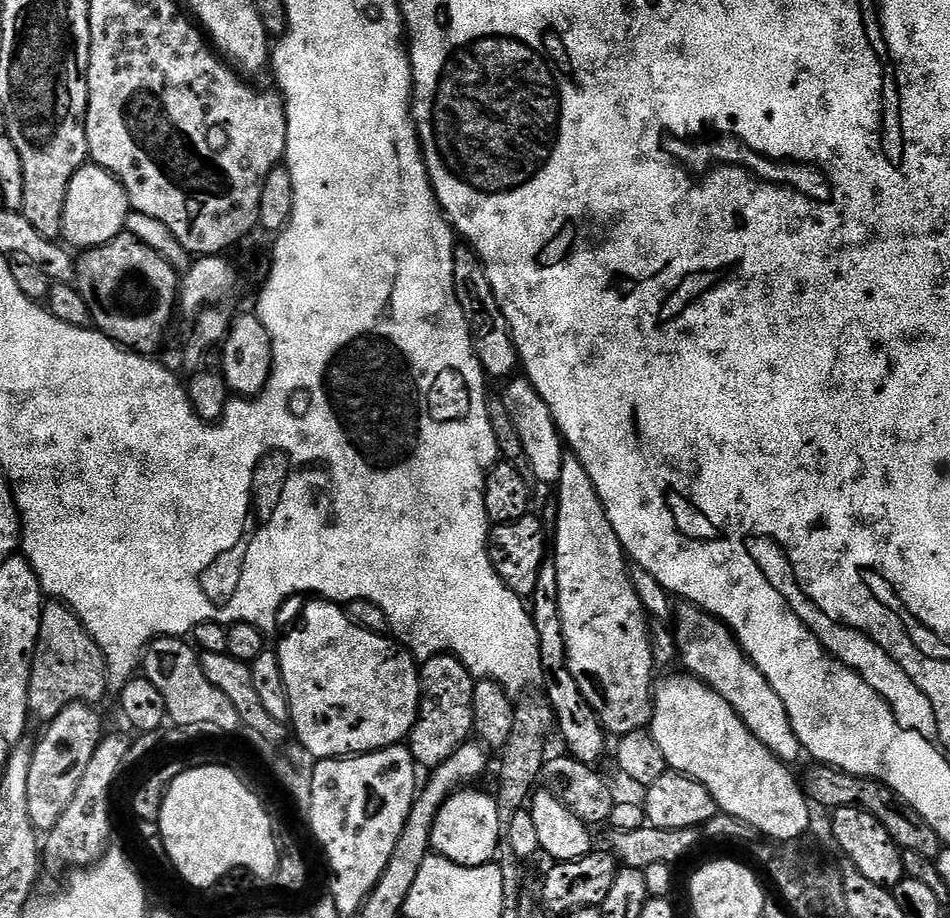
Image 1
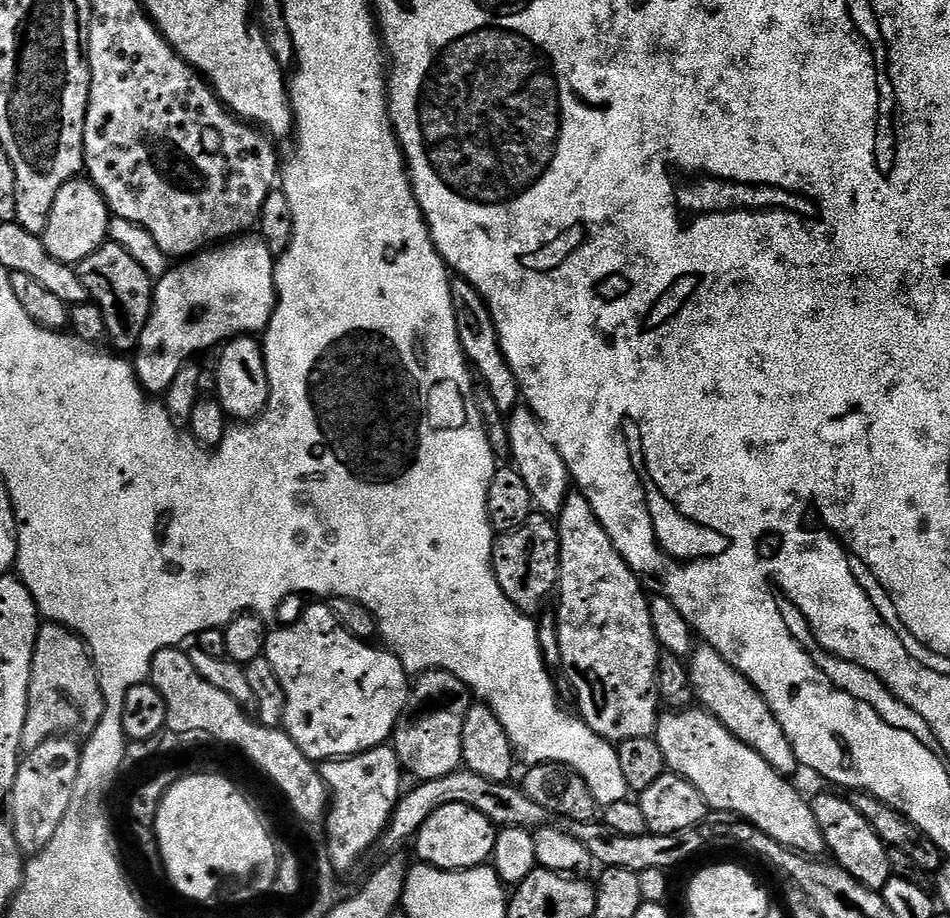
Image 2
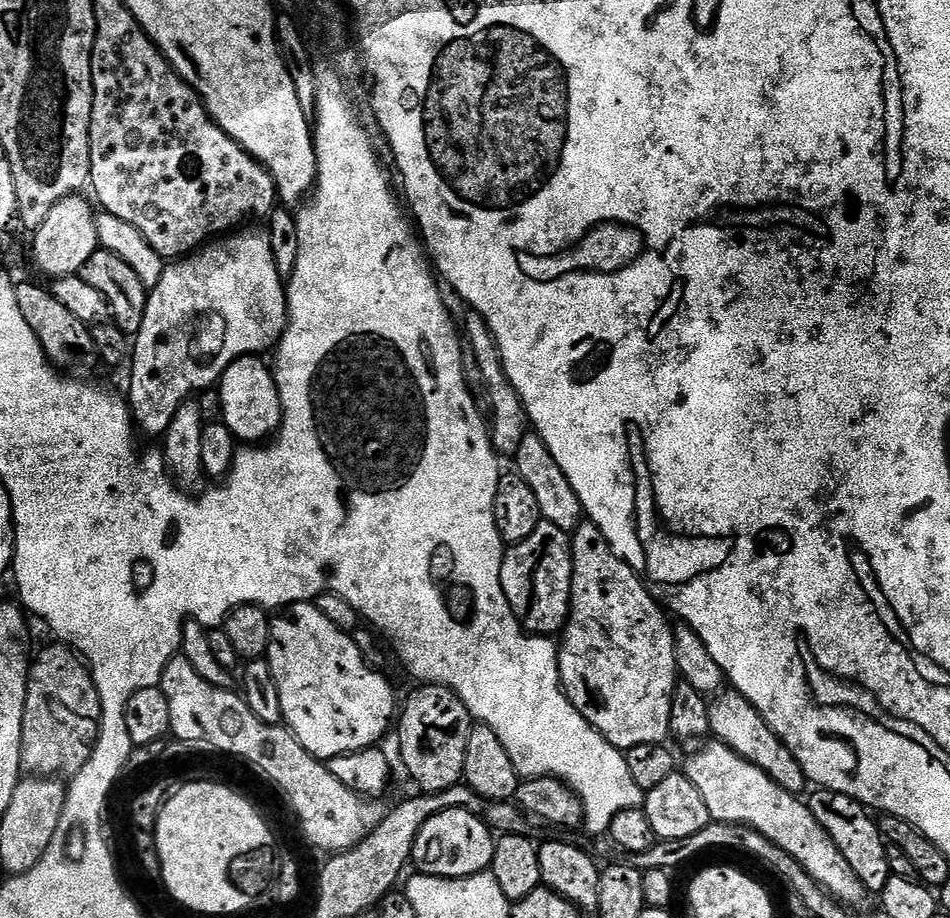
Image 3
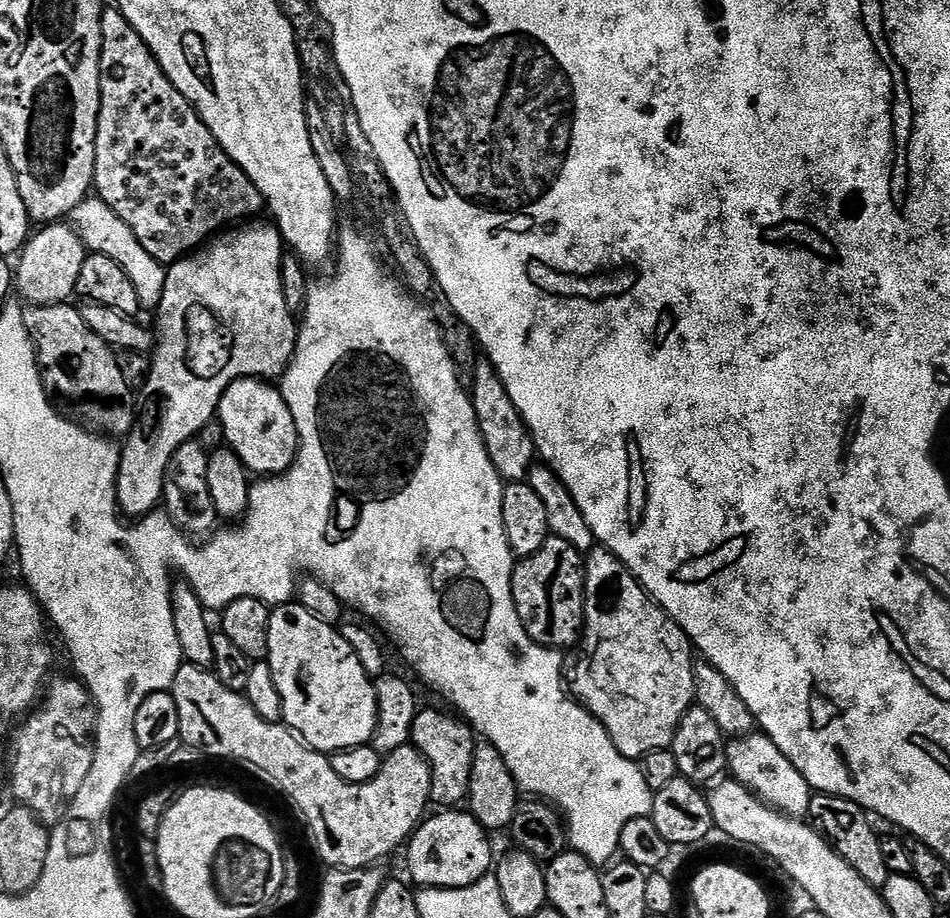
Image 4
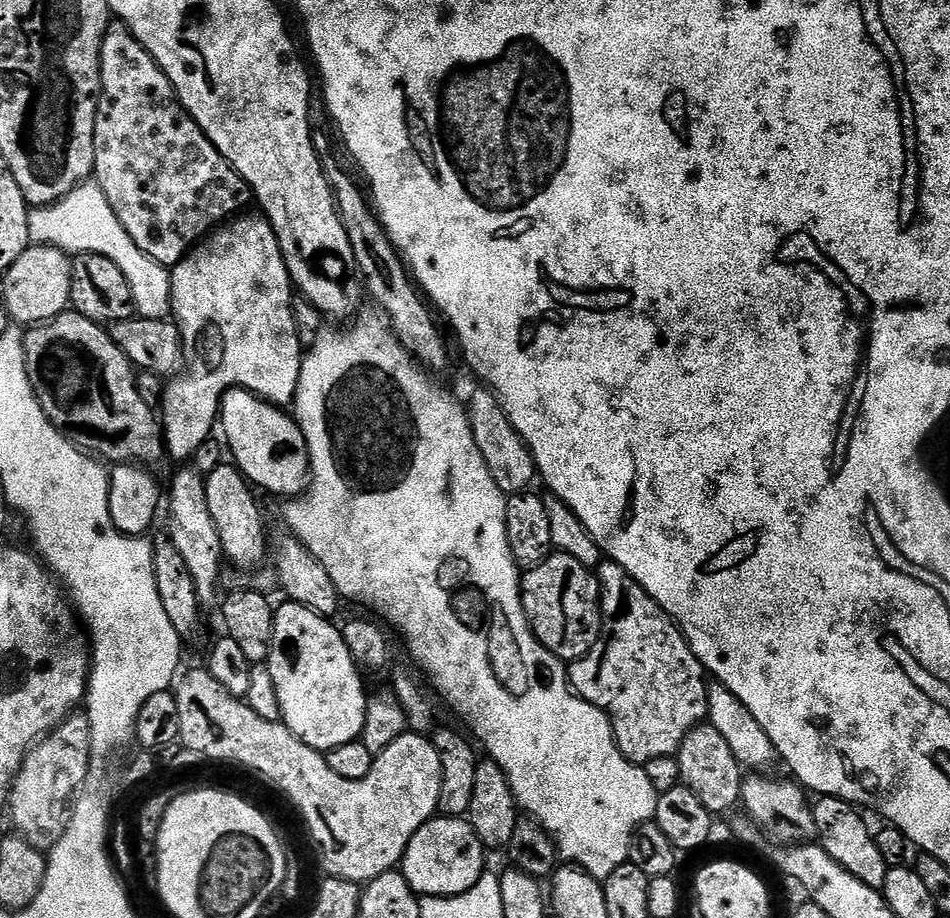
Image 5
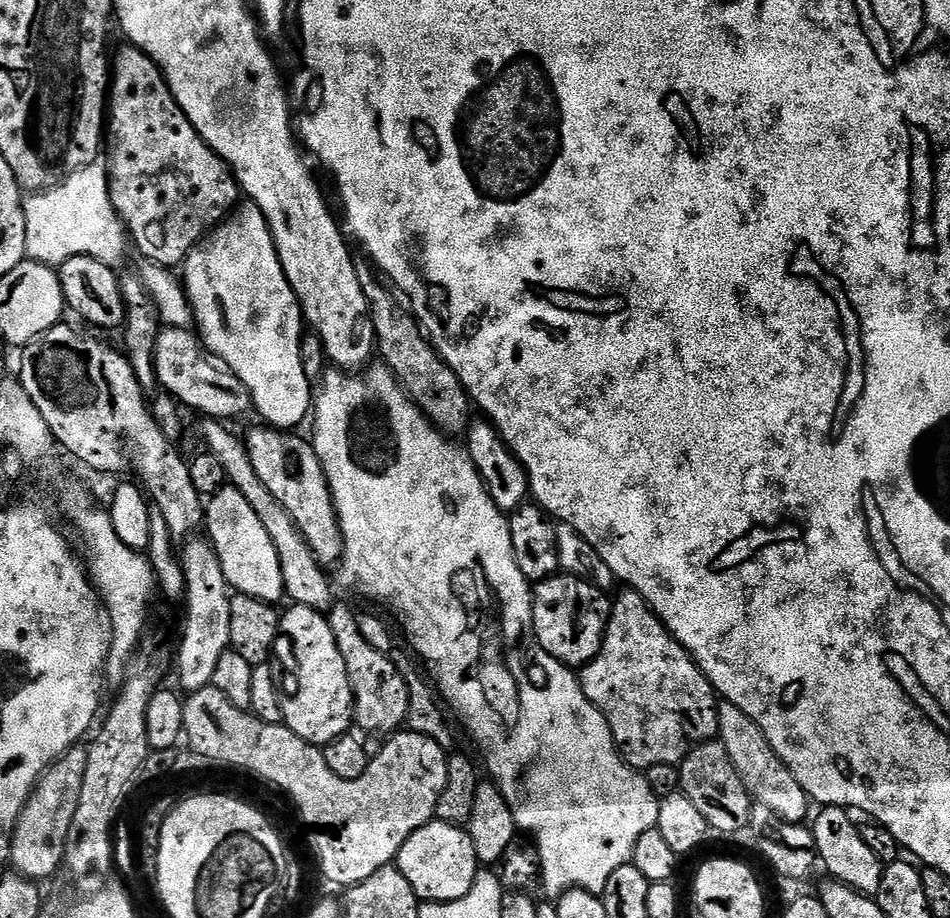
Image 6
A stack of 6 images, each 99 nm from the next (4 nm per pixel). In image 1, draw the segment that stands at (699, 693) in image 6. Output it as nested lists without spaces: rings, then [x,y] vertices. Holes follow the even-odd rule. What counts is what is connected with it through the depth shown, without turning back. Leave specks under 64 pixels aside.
[[[571,454],[565,455],[564,463],[560,470],[560,483],[555,485],[554,492],[556,492],[556,557],[554,557],[554,563],[557,570],[558,610],[561,614],[562,634],[565,640],[565,654],[567,656],[569,672],[576,679],[576,684],[580,687],[580,692],[583,694],[585,702],[595,712],[596,719],[600,721],[605,733],[612,735],[613,732],[613,737],[619,738],[631,732],[639,732],[649,723],[652,714],[652,694],[654,691],[652,668],[654,668],[654,661],[652,657],[650,622],[646,617],[642,602],[638,598],[634,586],[631,584],[629,576],[630,566],[626,561],[624,547],[621,546],[620,539],[614,534],[614,530],[608,521],[608,515],[604,513],[603,504],[596,497],[596,491],[593,490],[588,476],[584,472],[584,468],[576,461],[575,456]]]

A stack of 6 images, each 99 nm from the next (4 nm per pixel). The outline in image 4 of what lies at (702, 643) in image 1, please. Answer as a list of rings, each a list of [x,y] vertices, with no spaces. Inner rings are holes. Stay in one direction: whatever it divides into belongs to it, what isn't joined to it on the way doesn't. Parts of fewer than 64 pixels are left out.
[[[756,730],[747,736],[729,739],[727,745],[727,771],[733,779],[744,784],[750,791],[755,792],[765,804],[778,809],[786,816],[804,818],[809,815],[814,795],[813,788],[808,785],[806,778],[802,778],[802,774],[796,769],[794,762],[790,762],[790,758],[786,758],[786,754],[782,754],[782,750],[778,750],[778,746],[774,746],[774,742],[769,736]]]

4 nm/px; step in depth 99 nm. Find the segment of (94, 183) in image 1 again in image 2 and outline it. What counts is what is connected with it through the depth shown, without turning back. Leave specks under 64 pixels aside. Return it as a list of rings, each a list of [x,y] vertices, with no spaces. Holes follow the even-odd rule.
[[[87,178],[66,182],[54,198],[54,210],[50,210],[50,222],[43,234],[46,250],[63,264],[77,265],[94,250],[98,250],[110,236],[110,209],[103,193]]]

